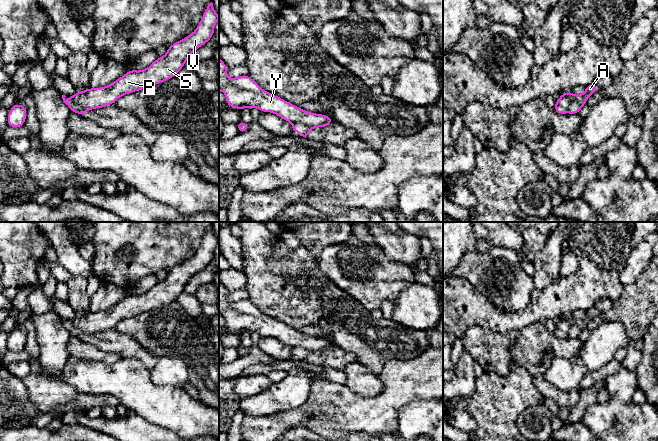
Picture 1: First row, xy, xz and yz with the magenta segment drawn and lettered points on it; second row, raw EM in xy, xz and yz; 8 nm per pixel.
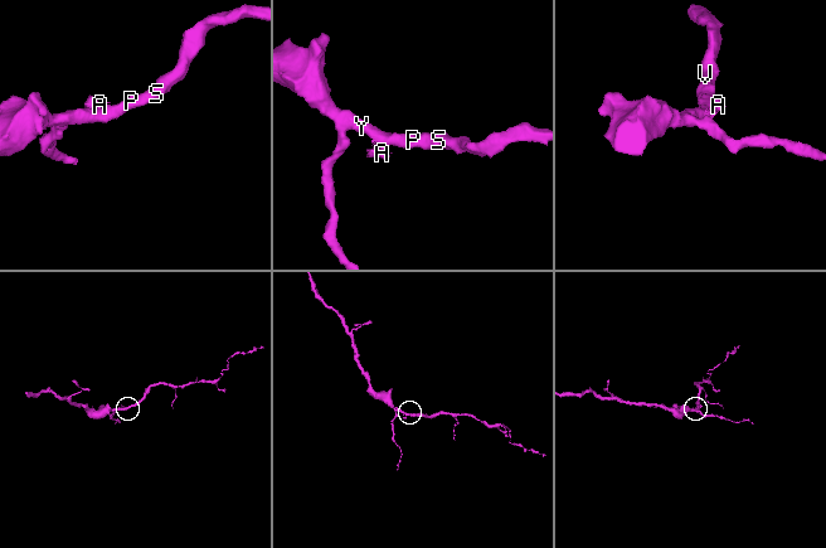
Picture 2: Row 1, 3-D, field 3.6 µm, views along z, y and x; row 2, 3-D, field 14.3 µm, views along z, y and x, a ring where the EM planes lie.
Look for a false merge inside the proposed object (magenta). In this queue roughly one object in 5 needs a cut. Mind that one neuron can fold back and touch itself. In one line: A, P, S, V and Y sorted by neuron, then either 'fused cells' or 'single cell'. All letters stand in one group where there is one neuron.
groups A / P S V Y; fused cells

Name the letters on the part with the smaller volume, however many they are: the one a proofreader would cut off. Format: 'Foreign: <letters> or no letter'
Foreign: A

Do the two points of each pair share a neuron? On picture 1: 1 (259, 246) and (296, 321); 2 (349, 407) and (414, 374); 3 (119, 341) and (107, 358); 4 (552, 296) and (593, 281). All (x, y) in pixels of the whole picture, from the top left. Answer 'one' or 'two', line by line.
1: one
2: one
3: two
4: one

